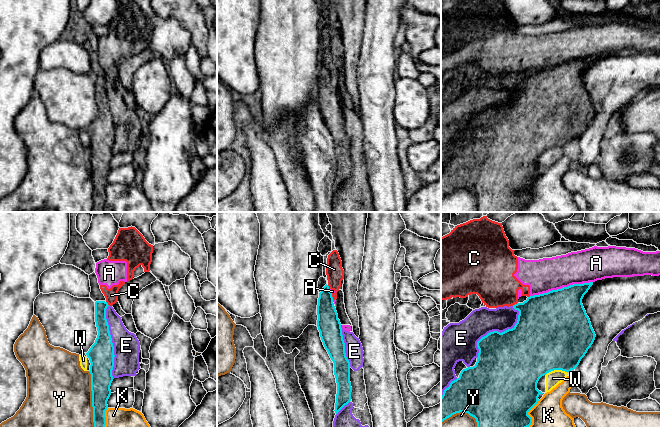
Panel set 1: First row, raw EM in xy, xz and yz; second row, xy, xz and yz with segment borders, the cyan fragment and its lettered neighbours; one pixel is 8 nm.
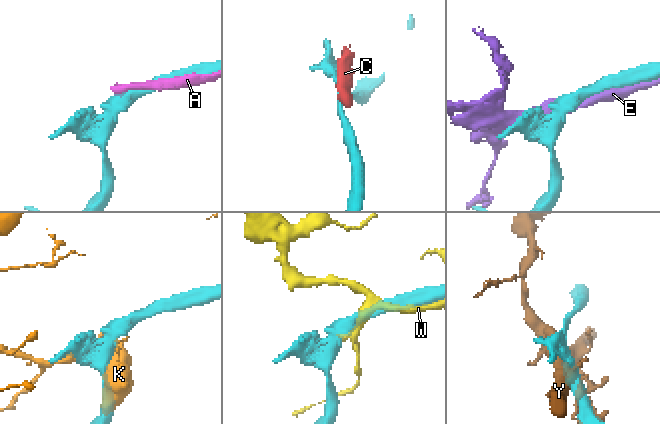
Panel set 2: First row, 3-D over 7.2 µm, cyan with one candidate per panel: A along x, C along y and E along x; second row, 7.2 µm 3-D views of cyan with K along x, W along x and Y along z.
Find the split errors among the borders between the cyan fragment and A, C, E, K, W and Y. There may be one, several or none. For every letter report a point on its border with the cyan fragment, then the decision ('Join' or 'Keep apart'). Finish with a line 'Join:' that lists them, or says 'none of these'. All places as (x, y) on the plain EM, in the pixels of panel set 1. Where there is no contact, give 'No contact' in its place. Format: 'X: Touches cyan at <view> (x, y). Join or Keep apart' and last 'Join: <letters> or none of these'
A: Touches cyan at yz (561, 64). Keep apart
C: Touches cyan at xz (331, 72). Keep apart
E: Touches cyan at yz (496, 107). Keep apart
K: Touches cyan at yz (531, 195). Keep apart
W: Touches cyan at yz (555, 145). Keep apart
Y: Touches cyan at xy (92, 179). Keep apart
Join: none of these

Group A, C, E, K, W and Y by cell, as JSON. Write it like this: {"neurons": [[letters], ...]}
{"neurons": [["A", "C"], ["E"], ["K"], ["W"], ["Y"]]}

